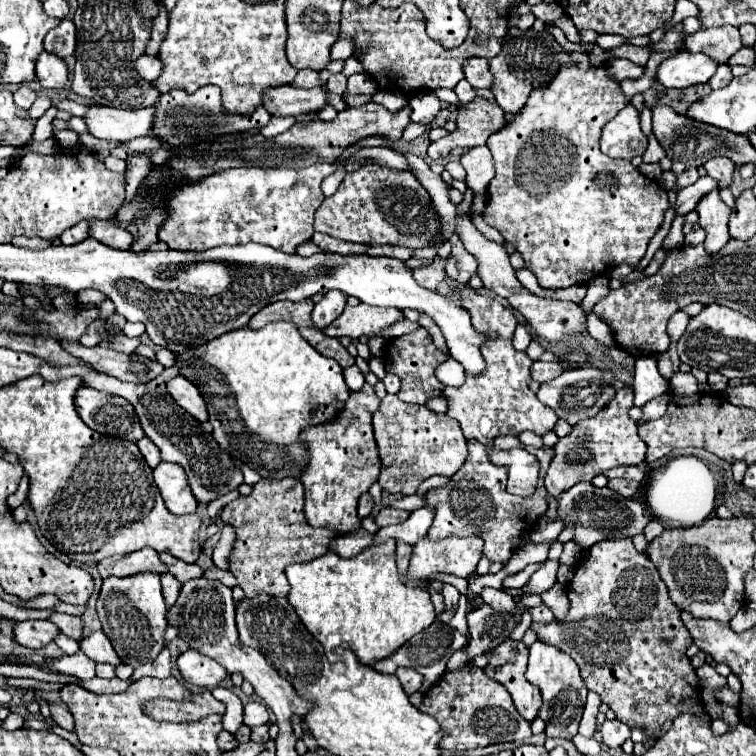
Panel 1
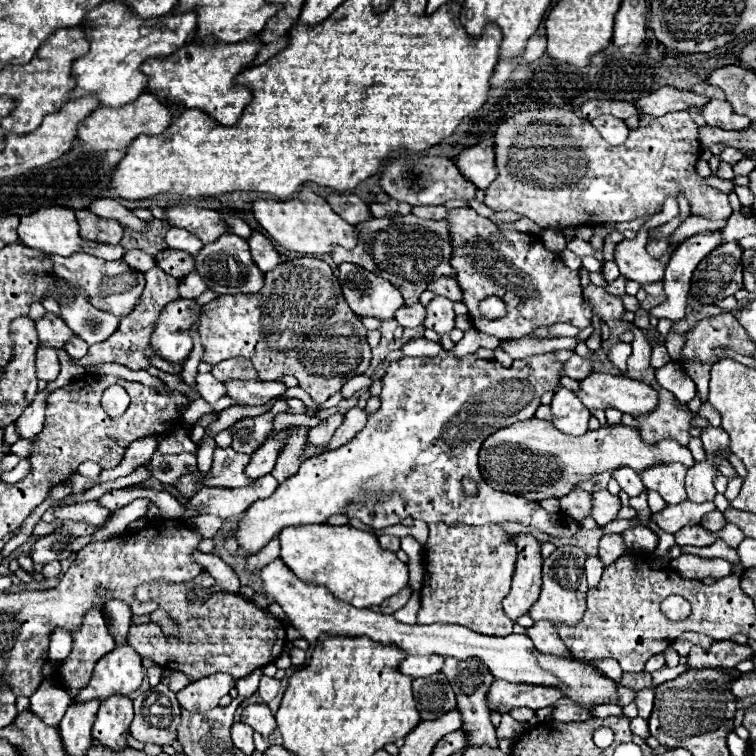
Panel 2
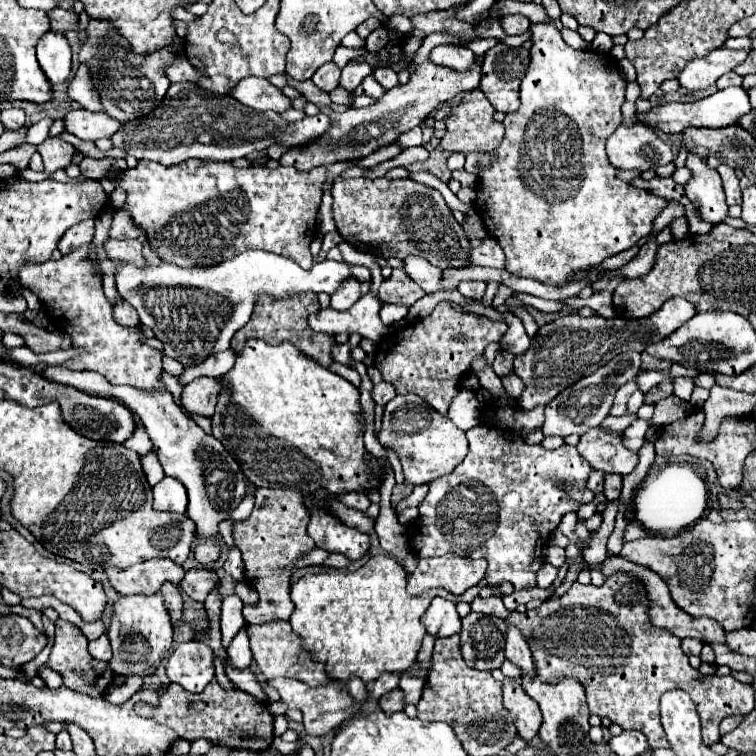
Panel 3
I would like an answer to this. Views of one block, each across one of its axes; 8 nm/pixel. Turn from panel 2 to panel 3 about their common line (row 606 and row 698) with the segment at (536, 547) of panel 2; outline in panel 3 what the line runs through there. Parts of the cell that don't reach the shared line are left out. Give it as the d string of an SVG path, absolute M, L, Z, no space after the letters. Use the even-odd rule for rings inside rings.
M512 678L504 680L504 708L510 712L516 724L518 738L530 742L538 734L538 728L542 724L542 714L538 704Z

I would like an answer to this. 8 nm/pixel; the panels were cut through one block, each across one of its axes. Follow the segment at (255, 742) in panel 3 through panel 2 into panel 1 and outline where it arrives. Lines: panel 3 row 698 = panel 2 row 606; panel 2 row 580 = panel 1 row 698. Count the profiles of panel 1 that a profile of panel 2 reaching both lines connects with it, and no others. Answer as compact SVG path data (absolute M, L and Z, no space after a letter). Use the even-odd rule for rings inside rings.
M208 690L192 694L190 700L148 700L144 704L144 712L152 716L154 720L164 720L164 722L194 722L202 720L212 714L224 714L226 706L224 702L218 702Z

